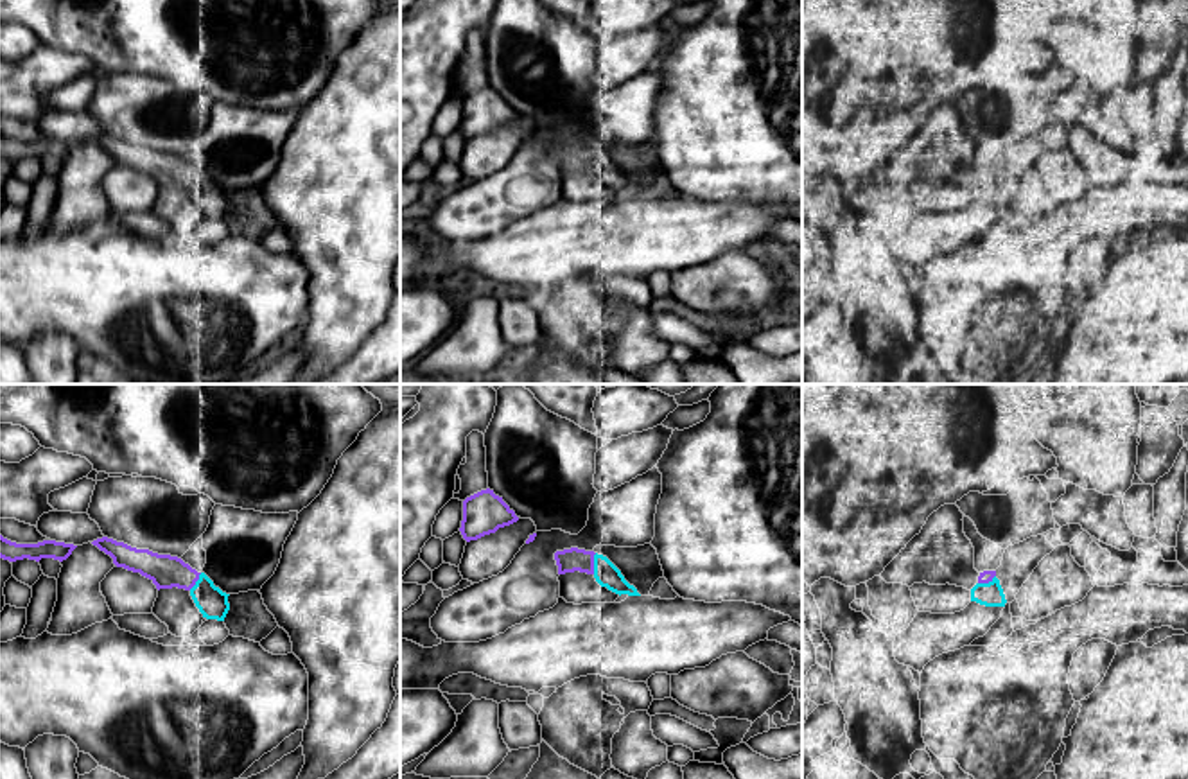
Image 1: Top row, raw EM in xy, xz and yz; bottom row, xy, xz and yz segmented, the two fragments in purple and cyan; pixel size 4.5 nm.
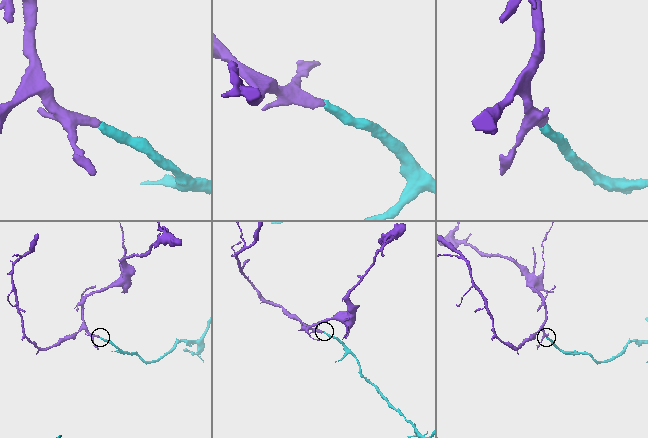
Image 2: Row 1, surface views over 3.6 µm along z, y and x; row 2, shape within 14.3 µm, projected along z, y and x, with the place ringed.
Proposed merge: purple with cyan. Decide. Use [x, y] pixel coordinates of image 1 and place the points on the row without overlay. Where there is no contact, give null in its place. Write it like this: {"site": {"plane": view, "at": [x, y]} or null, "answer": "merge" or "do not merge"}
{"site": {"plane": "xz", "at": [593, 162]}, "answer": "merge"}

